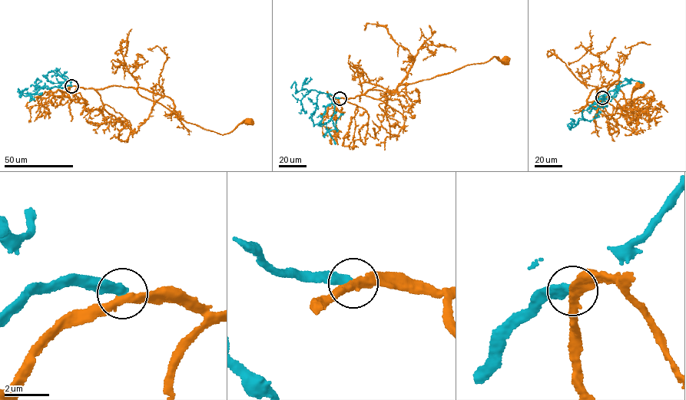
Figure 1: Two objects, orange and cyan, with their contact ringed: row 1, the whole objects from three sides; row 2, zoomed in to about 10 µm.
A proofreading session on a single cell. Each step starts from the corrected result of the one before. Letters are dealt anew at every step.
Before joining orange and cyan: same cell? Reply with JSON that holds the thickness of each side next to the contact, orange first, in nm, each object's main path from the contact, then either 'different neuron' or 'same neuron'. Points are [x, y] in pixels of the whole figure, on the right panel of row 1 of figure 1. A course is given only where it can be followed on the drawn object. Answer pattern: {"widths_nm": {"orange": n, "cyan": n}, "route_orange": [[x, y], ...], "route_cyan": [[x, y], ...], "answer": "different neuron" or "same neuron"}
{"widths_nm": {"orange": 360, "cyan": 400}, "route_orange": [[602, 98], [621, 81], [617, 88], [632, 106], [639, 84]], "route_cyan": [[602, 98], [582, 110], [582, 118], [574, 127], [570, 127], [568, 124], [571, 123]], "answer": "different neuron"}

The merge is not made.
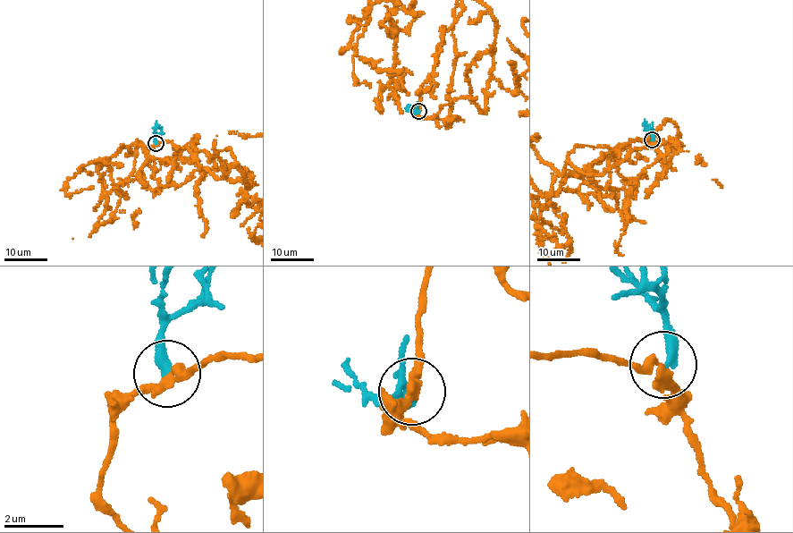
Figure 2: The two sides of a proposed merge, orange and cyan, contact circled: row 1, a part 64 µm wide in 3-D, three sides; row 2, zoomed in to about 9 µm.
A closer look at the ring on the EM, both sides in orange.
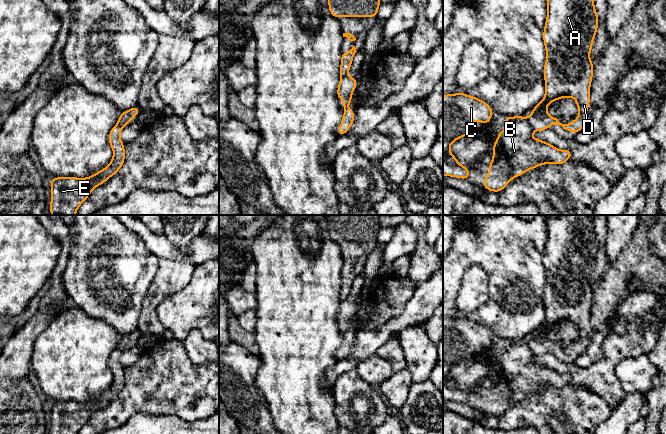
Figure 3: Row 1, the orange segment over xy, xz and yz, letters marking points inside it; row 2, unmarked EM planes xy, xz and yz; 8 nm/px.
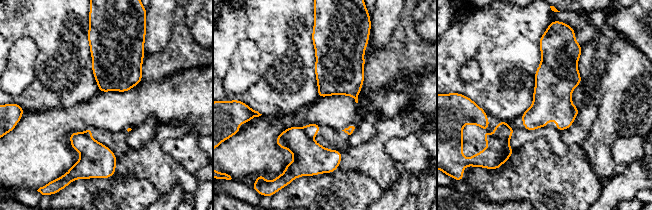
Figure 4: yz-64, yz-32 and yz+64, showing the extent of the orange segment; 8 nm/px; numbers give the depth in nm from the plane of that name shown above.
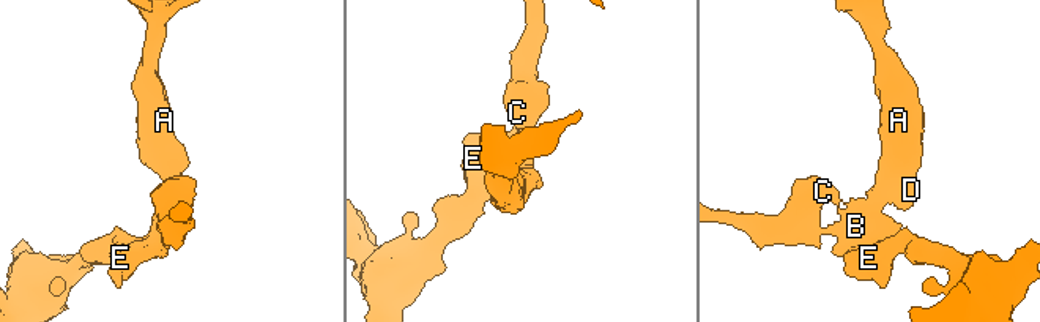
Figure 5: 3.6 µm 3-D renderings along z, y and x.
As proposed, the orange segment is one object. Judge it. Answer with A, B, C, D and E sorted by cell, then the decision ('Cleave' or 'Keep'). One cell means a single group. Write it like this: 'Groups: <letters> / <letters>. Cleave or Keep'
Groups: A D / B C E. Cleave

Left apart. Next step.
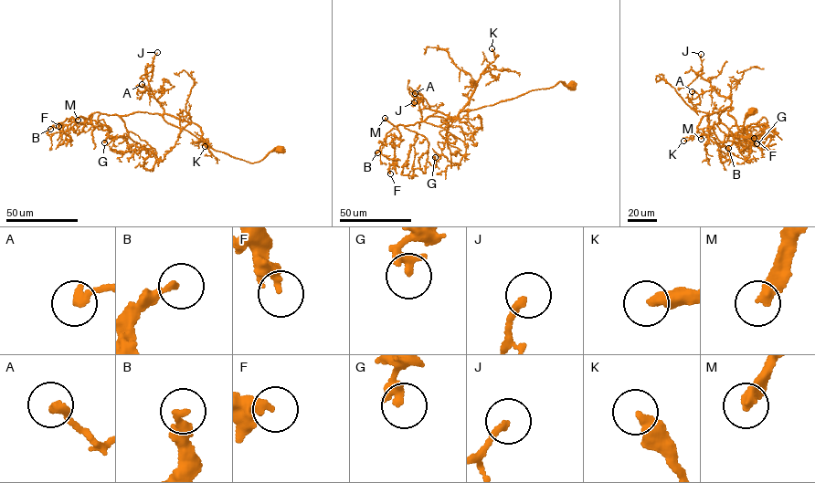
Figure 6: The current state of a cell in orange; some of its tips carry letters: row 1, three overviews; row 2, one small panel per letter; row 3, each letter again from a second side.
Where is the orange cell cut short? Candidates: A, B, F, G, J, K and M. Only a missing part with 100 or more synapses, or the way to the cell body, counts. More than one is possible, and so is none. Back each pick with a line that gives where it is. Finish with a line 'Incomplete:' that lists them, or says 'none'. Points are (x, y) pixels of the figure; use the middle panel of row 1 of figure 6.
M: place (385, 118)
Incomplete: M

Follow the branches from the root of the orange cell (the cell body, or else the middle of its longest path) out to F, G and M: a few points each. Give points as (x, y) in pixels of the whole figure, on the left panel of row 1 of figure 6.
F: (280, 149), (250, 162), (213, 149), (162, 115), (138, 111), (95, 112), (82, 129), (73, 118), (58, 126)
G: (280, 149), (250, 162), (213, 149), (162, 115), (138, 111), (100, 115), (101, 127), (111, 130), (104, 142)
M: (280, 149), (250, 162), (213, 149), (157, 113), (95, 112), (78, 120)

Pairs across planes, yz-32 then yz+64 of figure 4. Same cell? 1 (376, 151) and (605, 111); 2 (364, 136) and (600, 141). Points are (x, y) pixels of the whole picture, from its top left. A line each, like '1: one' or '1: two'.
1: one
2: two

